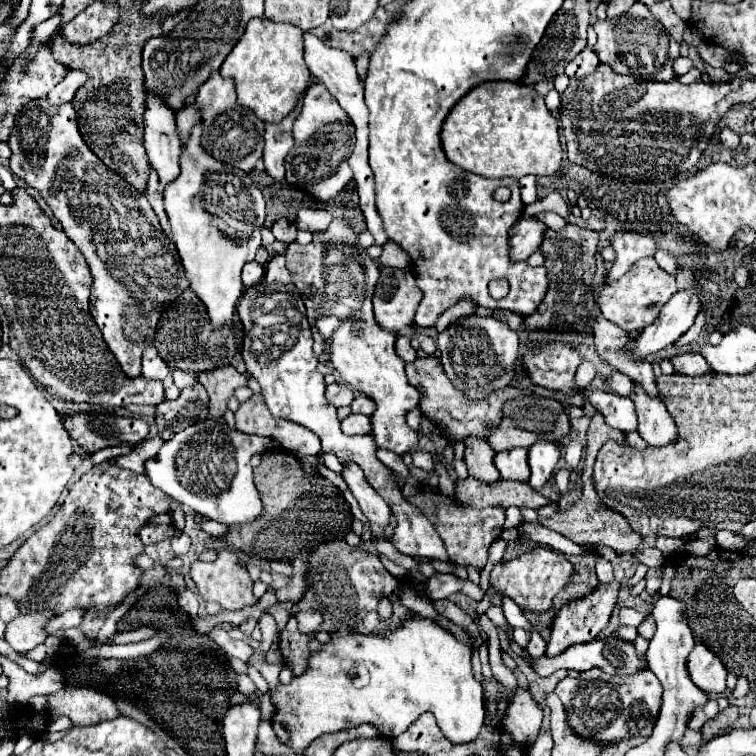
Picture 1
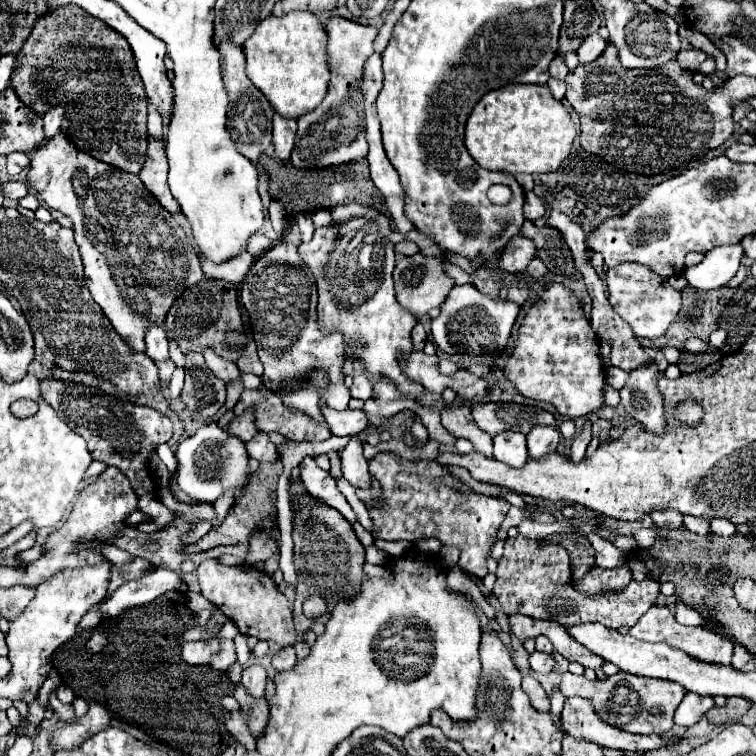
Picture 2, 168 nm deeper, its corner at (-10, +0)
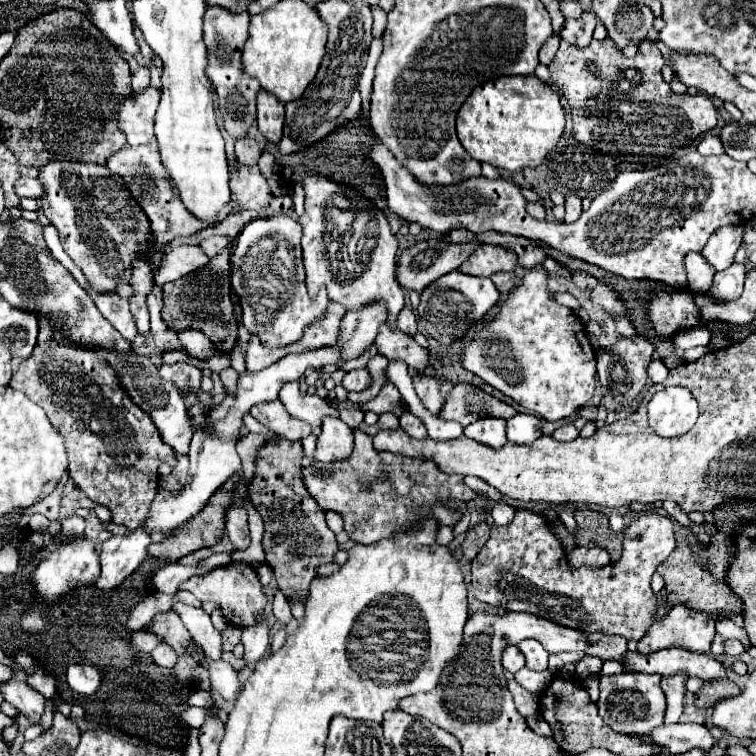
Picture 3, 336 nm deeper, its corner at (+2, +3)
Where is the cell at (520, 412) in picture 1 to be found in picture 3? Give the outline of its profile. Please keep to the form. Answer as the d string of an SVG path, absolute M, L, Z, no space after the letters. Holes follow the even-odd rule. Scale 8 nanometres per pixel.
M458 384L448 394L448 400L440 412L444 420L456 420L462 426L468 426L480 418L502 418L510 420L516 414L516 408L504 404L486 392L478 390L472 384Z

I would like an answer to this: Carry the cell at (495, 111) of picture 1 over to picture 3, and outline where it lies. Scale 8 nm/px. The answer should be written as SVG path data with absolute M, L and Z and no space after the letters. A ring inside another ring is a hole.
M502 76L482 84L468 96L458 112L456 130L464 150L468 150L468 154L478 162L488 162L496 168L504 168L510 172L524 170L526 166L536 168L544 162L544 158L558 144L564 132L564 108L556 90L540 82L536 76Z

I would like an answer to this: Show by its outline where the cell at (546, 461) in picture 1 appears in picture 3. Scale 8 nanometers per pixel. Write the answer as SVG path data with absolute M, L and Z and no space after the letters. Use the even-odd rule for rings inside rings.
M518 412L514 418L508 420L506 434L508 440L514 444L530 444L542 436L542 422L534 414Z

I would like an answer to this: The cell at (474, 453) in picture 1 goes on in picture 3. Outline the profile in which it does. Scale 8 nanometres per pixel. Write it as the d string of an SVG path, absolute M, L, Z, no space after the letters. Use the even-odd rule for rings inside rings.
M416 374L414 376L414 388L416 388L416 394L422 400L422 404L434 416L438 416L442 406L444 406L444 400L446 400L448 392L454 386L452 386L452 382L442 380L442 378L434 378L434 376L428 376L428 374Z

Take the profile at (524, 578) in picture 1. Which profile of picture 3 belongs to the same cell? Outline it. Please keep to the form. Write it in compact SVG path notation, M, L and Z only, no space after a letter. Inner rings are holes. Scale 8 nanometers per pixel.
M520 508L516 510L516 518L512 524L492 526L488 542L472 562L472 590L478 600L492 606L502 606L510 612L528 612L568 628L578 628L586 634L600 630L604 634L620 634L626 640L638 642L652 624L658 606L656 596L650 588L650 578L656 572L656 566L672 554L674 546L676 540L672 518L658 512L644 512L624 530L624 552L620 562L602 568L572 568L566 560L566 552L560 540L552 534L546 520L532 510Z

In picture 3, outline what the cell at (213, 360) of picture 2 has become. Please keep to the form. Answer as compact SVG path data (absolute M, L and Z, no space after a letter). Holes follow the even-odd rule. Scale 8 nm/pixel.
M182 330L182 332L178 332L178 338L186 346L188 354L198 360L206 360L216 354L216 350L212 348L212 342L198 330Z

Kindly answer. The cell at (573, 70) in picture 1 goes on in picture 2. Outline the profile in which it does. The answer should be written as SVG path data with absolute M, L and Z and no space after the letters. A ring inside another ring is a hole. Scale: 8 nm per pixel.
M598 33L588 35L576 51L580 57L580 63L590 63L592 59L596 59L604 51L604 47L606 47L606 39L602 39Z

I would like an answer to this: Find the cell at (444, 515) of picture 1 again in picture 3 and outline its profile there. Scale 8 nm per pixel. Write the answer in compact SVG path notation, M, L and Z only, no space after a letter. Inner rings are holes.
M354 430L354 452L346 462L338 462L338 464L322 464L318 462L316 466L308 466L302 470L304 476L304 486L308 488L308 492L316 498L318 506L322 510L334 510L342 516L344 520L344 530L348 532L348 536L360 544L372 544L378 542L382 538L392 538L398 532L404 530L414 530L420 528L420 524L424 524L424 520L432 520L432 506L434 504L442 504L444 508L452 510L458 516L464 516L464 510L456 510L450 508L450 500L458 500L458 502L466 502L470 504L480 516L490 512L490 500L486 496L476 494L474 490L470 490L460 476L456 474L444 474L442 470L438 470L438 466L432 460L426 458L408 458L402 454L392 454L392 452L378 452L372 446L372 438L360 430Z

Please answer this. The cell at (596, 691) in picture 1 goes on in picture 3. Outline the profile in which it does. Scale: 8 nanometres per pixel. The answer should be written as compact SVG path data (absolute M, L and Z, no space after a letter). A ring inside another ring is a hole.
M612 674L600 678L600 700L598 700L598 712L600 718L616 732L622 734L648 734L652 728L662 724L666 700L664 692L660 688L660 676L656 674Z

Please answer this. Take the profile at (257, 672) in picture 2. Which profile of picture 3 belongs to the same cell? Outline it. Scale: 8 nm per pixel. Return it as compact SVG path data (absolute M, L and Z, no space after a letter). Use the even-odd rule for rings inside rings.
M260 620L260 624L256 626L244 628L242 644L244 644L244 662L246 664L256 664L264 654L268 654L270 636L268 636L266 620Z

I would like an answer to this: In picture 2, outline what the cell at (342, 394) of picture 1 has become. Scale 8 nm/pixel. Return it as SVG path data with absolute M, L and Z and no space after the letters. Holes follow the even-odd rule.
M358 375L358 377L354 377L354 383L352 383L352 387L350 387L350 393L352 393L352 397L356 397L356 399L370 399L372 397L372 381L366 377L366 375Z

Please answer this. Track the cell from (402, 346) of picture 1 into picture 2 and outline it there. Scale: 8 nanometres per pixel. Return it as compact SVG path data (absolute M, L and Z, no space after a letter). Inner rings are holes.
M416 323L416 327L412 329L412 341L414 341L414 349L422 351L424 343L426 343L426 331L422 327L422 323Z

